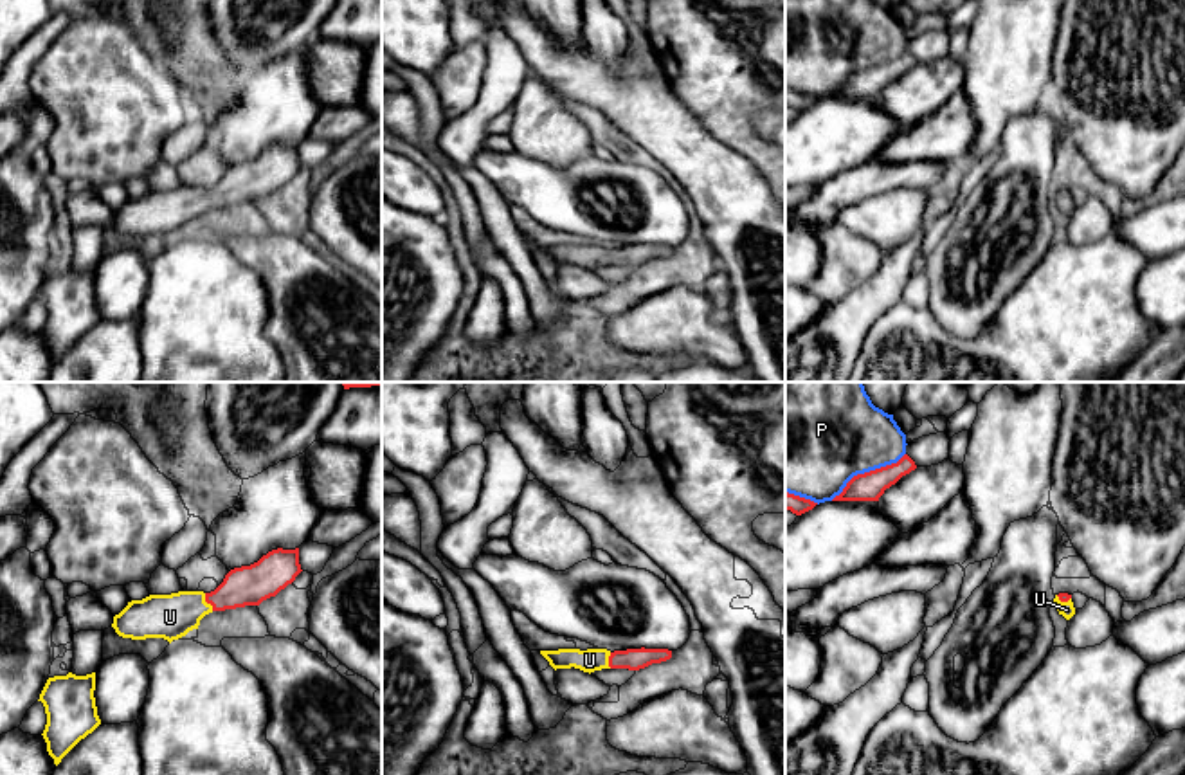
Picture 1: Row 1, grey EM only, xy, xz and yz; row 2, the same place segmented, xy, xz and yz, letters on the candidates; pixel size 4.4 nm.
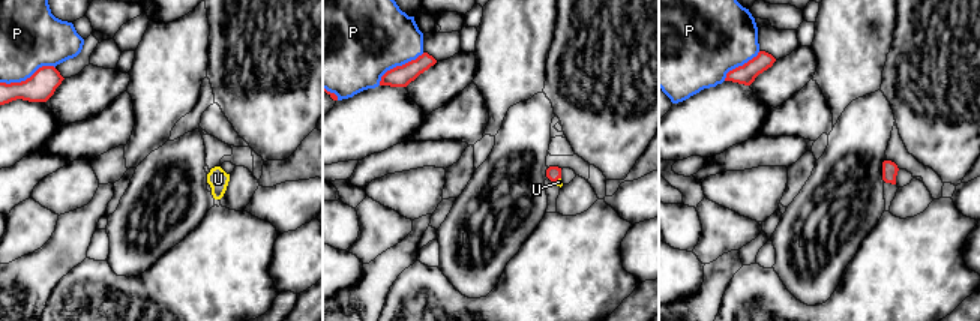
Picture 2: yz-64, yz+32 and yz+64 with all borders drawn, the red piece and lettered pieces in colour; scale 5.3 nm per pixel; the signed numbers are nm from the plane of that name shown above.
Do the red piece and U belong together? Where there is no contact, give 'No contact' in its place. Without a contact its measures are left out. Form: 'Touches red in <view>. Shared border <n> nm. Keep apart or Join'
Touches red in xy. Shared border 90 nm. Join

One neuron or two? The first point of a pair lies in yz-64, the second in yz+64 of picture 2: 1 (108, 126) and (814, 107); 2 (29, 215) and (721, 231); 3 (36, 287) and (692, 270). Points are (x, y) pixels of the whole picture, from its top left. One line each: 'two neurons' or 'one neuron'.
1: one neuron
2: one neuron
3: two neurons

